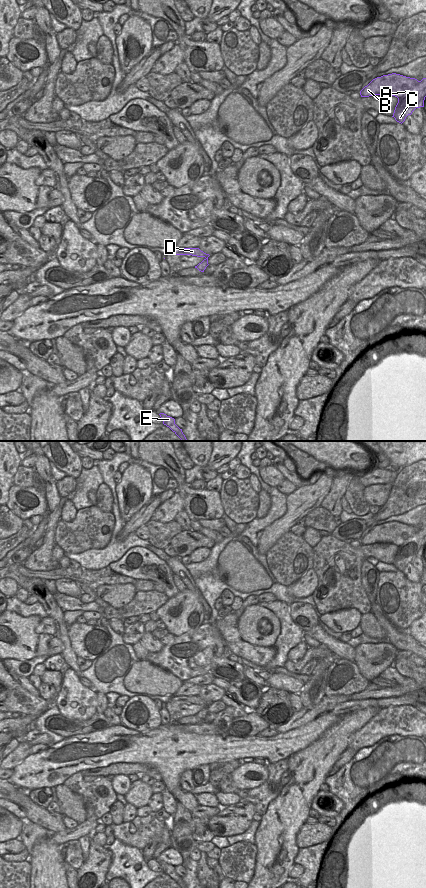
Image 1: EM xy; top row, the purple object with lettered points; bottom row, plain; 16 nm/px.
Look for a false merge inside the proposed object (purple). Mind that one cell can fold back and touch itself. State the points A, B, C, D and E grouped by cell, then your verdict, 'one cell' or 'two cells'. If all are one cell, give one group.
groups A B C / D E; two cells

